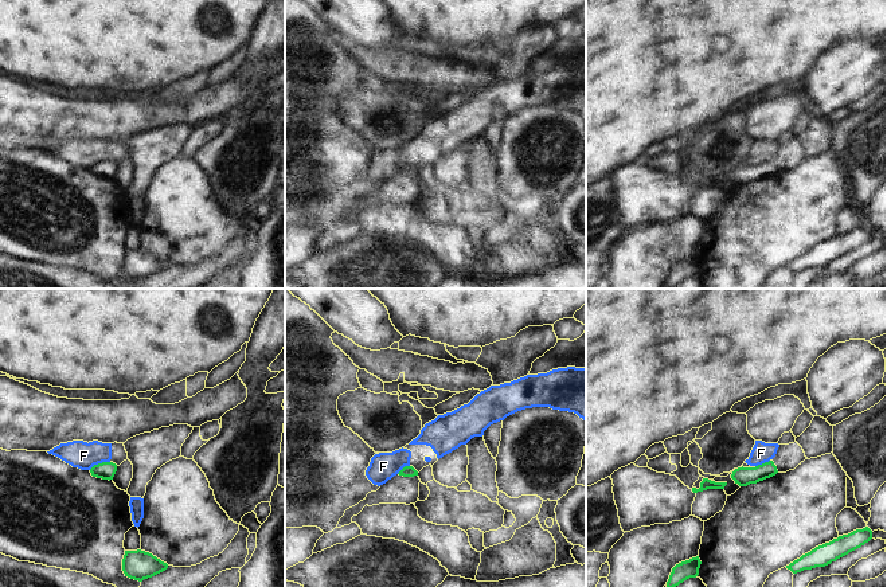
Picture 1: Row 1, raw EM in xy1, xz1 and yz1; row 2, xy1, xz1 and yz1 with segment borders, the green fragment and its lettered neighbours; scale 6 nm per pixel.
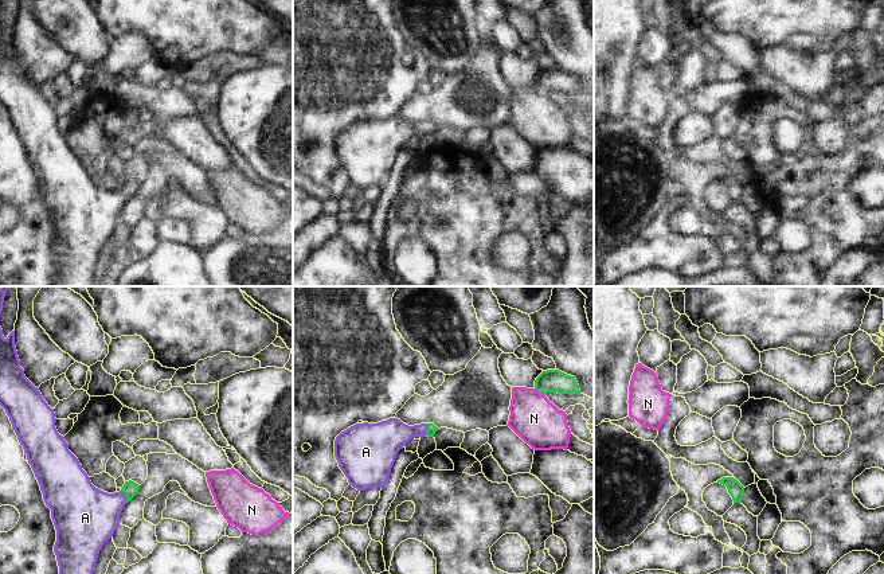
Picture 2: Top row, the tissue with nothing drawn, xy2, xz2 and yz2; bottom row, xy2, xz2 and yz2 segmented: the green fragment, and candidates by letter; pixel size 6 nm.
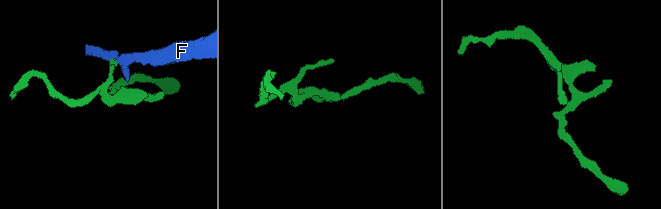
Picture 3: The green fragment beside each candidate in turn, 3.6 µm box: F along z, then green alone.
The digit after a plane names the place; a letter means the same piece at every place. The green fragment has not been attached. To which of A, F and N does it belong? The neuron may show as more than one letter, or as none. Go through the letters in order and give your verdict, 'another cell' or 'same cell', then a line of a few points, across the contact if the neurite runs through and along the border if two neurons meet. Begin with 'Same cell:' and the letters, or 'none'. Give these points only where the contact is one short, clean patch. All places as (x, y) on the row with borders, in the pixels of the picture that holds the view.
Same cell: A
A: same cell | xy2 (130, 488), (125, 495), (98, 512), (89, 515)
F: another cell | xy1 (109, 461), (94, 464), (89, 469)
N: another cell

